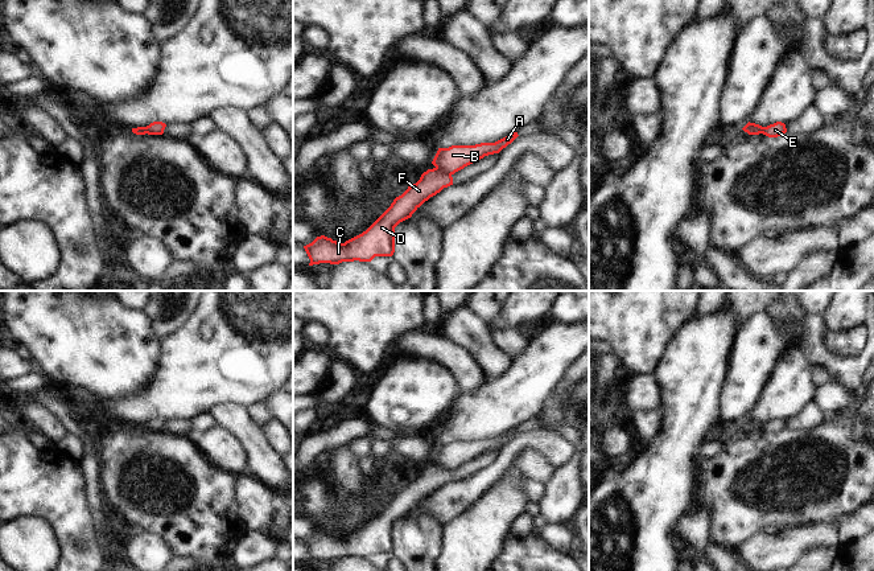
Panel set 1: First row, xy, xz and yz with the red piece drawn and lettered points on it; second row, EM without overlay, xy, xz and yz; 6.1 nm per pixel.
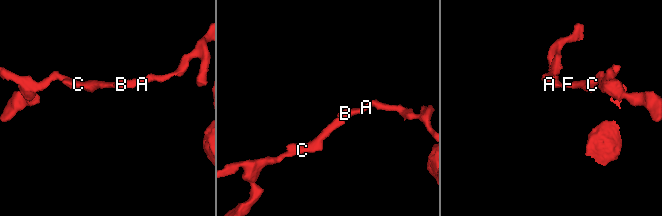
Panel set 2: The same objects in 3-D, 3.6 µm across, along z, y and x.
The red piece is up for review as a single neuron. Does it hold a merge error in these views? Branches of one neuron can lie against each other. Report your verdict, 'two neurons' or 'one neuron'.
two neurons

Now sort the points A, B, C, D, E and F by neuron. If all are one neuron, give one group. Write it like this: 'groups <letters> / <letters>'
groups A B / C D E F

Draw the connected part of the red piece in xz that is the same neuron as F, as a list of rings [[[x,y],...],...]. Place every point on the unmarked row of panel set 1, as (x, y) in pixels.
[[[437,464],[428,465],[420,476],[393,496],[391,502],[362,530],[339,539],[325,531],[304,542],[310,559],[339,560],[342,558],[371,558],[375,552],[392,552],[395,549],[395,523],[430,493],[453,481],[453,473]]]

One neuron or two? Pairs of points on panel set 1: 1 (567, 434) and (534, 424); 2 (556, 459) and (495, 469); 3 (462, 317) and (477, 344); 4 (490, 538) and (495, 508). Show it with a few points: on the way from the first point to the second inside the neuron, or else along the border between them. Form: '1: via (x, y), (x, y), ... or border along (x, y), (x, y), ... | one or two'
1: via (559, 428), (541, 424) | one
2: via (540, 443), (522, 442), (510, 454) | one
3: via (462, 324), (475, 337) | one
4: via (490, 530), (490, 518), (493, 516) | one

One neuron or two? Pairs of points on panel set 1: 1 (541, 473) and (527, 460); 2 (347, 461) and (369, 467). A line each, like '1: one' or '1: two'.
1: one
2: two

